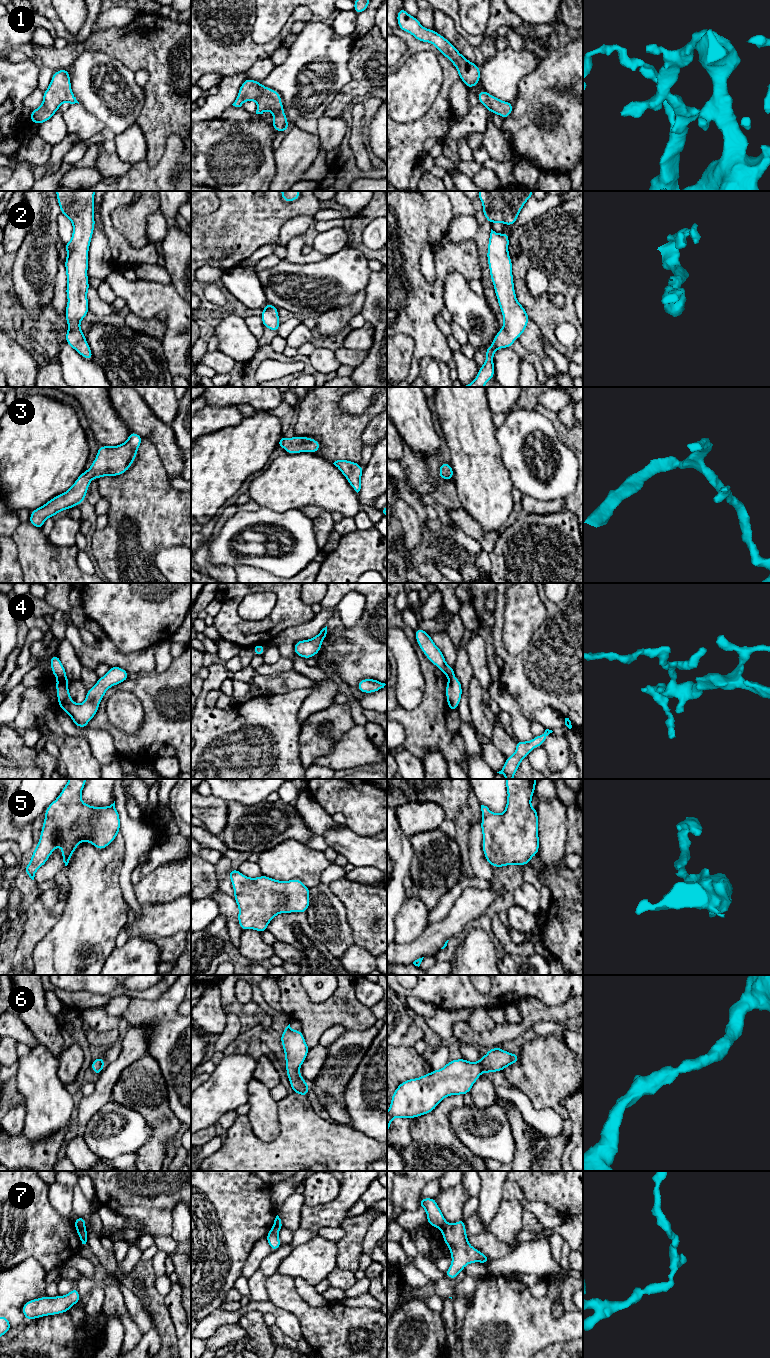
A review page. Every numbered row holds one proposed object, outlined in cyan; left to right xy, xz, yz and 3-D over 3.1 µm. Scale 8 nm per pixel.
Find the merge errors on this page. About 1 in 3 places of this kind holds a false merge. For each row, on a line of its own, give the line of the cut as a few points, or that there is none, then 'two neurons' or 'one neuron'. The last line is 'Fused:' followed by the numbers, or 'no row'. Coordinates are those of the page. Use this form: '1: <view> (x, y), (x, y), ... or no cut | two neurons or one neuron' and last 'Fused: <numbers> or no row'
1: no cut | one neuron
2: no cut | one neuron
3: no cut | one neuron
4: xy (58, 678), (66, 679) | two neurons
5: no cut | one neuron
6: no cut | one neuron
7: xy (76, 1219), (84, 1227) | two neurons
Fused: 4, 7

